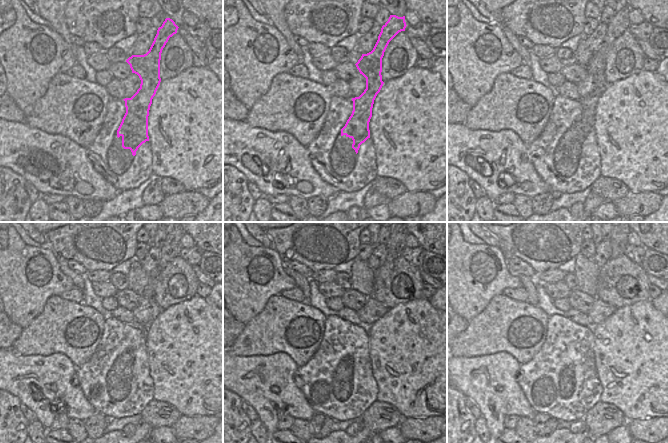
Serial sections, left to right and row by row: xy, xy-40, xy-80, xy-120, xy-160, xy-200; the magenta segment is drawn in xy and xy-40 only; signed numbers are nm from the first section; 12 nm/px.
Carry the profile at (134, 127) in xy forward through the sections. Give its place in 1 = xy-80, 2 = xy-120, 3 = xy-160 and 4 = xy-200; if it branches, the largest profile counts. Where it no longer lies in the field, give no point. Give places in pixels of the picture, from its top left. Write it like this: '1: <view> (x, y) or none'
1: xy-80 (596, 66)
2: xy-120 (172, 246)
3: xy-160 (396, 244)
4: xy-200 (618, 242)

